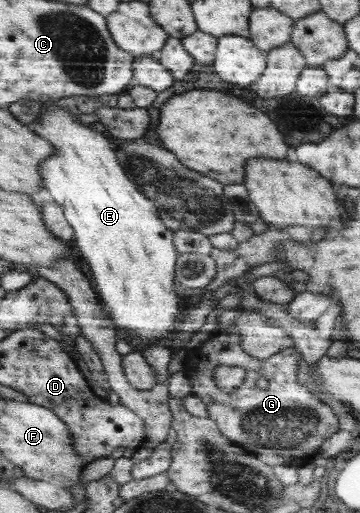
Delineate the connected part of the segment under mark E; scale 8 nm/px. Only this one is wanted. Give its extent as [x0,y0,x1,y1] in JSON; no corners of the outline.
[37,106,181,350]

